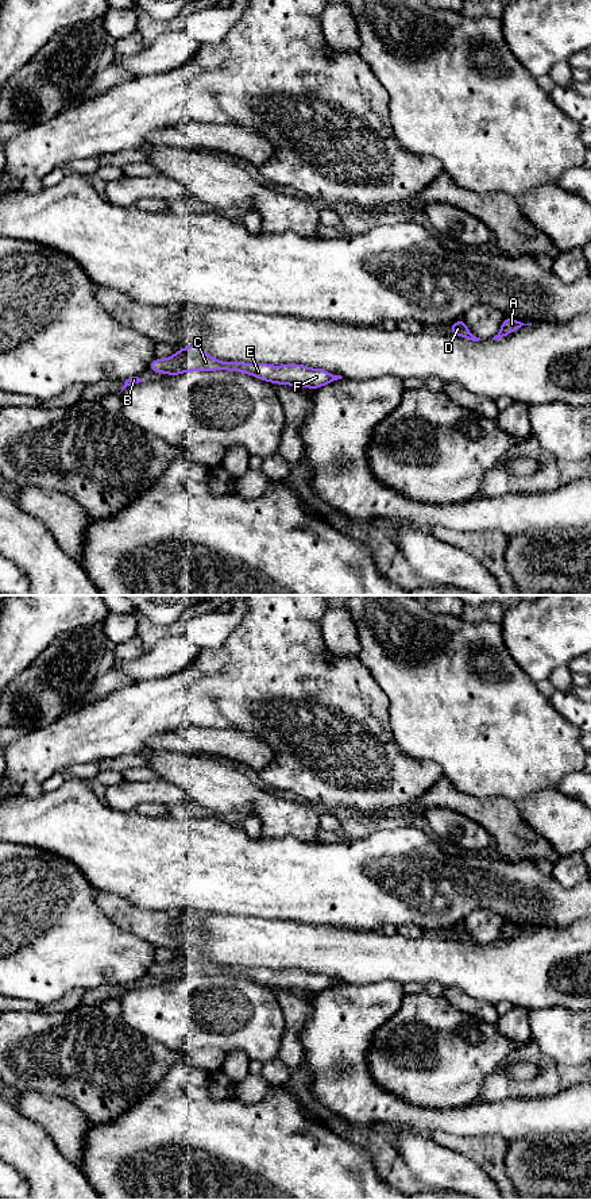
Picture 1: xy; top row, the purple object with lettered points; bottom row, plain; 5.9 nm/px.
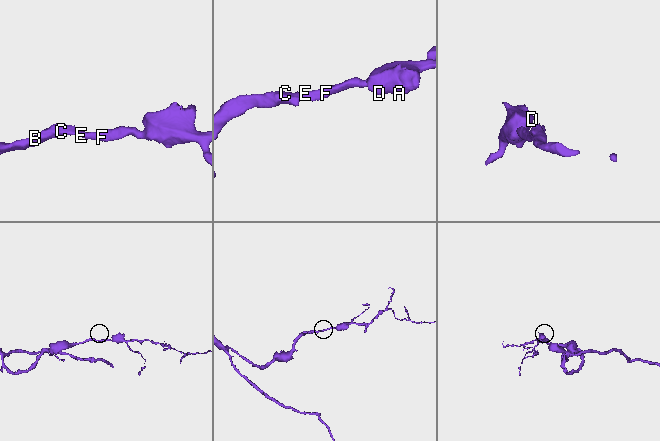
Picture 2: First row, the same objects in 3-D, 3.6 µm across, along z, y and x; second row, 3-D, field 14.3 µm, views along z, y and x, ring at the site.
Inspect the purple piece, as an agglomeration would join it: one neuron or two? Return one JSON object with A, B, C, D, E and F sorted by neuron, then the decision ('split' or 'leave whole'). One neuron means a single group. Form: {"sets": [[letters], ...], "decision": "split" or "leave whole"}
{"sets": [["A", "B", "C", "D", "E", "F"]], "decision": "leave whole"}

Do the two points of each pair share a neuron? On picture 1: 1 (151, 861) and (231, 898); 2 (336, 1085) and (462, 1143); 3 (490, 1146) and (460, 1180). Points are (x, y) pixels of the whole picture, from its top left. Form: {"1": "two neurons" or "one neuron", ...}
{"1": "one neuron", "2": "two neurons", "3": "two neurons"}

